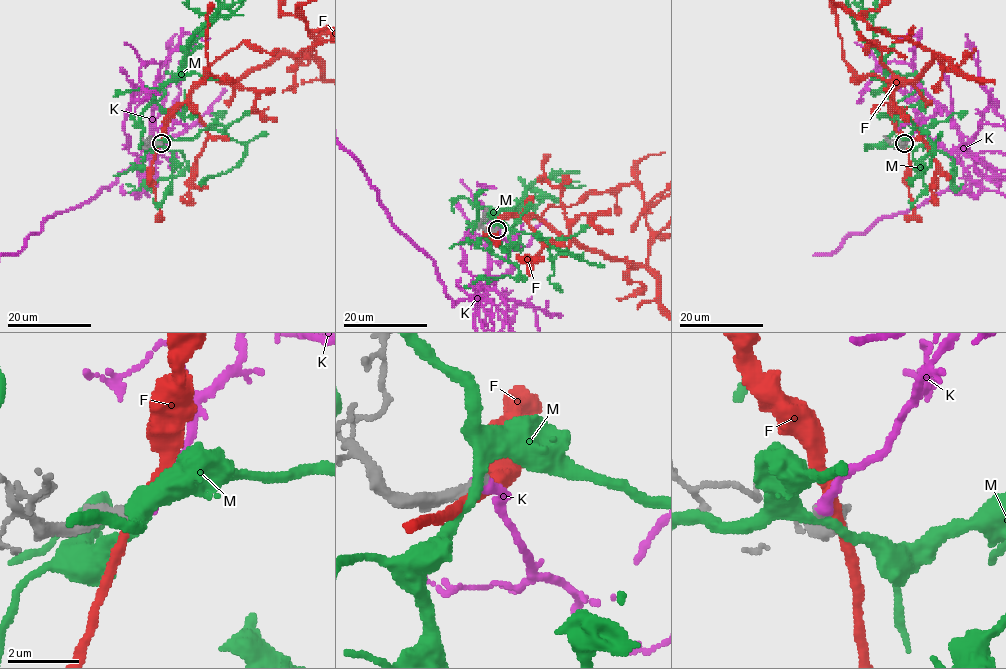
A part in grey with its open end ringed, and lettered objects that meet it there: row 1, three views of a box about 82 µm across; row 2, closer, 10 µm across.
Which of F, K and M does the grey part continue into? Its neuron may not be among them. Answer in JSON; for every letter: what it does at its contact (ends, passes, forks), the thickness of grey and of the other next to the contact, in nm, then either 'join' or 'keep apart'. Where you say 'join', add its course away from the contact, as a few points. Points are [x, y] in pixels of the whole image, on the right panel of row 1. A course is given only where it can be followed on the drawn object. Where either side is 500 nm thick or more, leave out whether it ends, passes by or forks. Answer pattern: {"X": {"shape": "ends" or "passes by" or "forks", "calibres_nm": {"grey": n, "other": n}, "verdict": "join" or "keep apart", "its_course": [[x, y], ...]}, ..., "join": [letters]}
{"F": {"shape": "passes by", "calibres_nm": {"grey": 400, "other": 280}, "verdict": "keep apart"}, "K": {"shape": "ends", "calibres_nm": {"grey": 360, "other": 380}, "verdict": "join"}, "M": {"shape": "passes by", "calibres_nm": {"grey": 360, "other": 300}, "verdict": "keep apart"}, "join": ["K"]}

